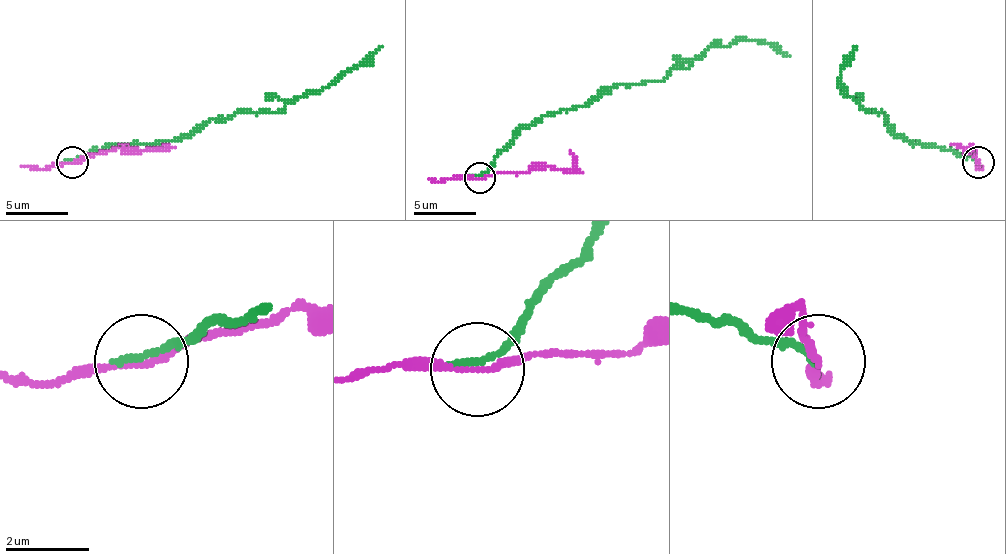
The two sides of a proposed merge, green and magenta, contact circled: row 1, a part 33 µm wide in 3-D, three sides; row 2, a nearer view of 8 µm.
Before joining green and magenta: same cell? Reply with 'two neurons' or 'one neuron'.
two neurons

